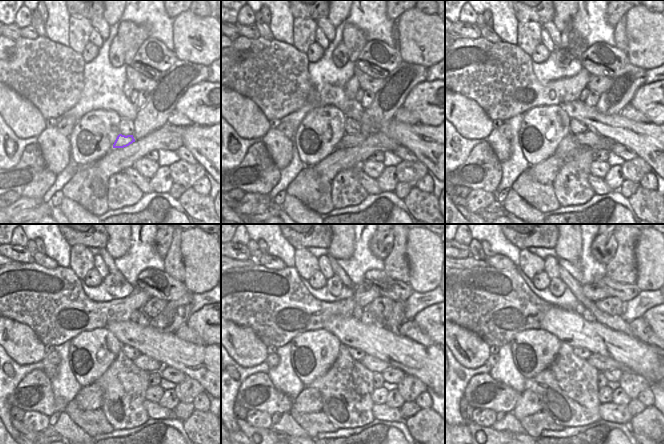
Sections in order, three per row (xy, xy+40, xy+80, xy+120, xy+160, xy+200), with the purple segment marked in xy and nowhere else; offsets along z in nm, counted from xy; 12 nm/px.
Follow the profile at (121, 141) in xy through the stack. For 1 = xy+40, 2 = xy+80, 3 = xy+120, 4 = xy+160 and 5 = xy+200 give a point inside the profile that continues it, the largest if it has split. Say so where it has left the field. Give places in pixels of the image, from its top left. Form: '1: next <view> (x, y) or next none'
1: next xy+40 (347, 140)
2: next xy+80 (589, 138)
3: next xy+120 (146, 363)
4: next xy+160 (372, 363)
5: next xy+200 (602, 363)

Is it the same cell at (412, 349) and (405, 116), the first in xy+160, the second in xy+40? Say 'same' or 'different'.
different

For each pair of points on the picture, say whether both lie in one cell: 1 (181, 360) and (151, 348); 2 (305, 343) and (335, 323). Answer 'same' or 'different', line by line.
1: same
2: different

